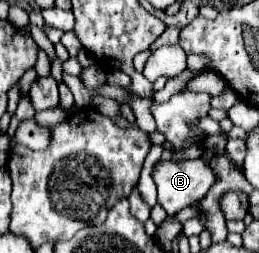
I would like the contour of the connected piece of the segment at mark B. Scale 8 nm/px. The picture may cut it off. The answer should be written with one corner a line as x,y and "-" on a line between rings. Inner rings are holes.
193,159
193,161
157,161
153,165
151,177
157,185
157,203
167,211
167,215
173,215
185,207
189,207
193,201
203,199
209,187
215,183
215,175
209,165
203,165
203,159

